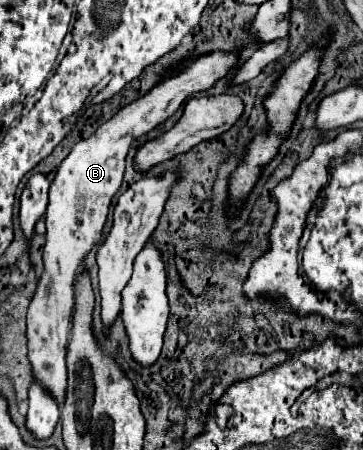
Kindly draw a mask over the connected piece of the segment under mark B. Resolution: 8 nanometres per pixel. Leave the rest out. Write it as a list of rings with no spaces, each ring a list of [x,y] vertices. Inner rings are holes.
[[[224,52],[196,58],[178,76],[168,78],[160,86],[152,88],[152,92],[148,92],[146,96],[124,106],[116,116],[98,126],[90,138],[80,140],[72,148],[70,156],[60,164],[56,178],[50,186],[50,202],[46,210],[44,274],[28,308],[28,358],[32,362],[32,372],[36,382],[56,400],[56,404],[60,404],[60,408],[66,398],[64,356],[70,332],[70,316],[74,308],[76,270],[82,264],[84,256],[90,252],[90,248],[100,240],[112,196],[118,192],[124,178],[124,158],[128,154],[130,142],[168,120],[186,98],[196,92],[208,90],[216,80],[224,78],[234,64],[236,54]],[[76,198],[86,200],[86,208],[82,212],[76,208]]]

